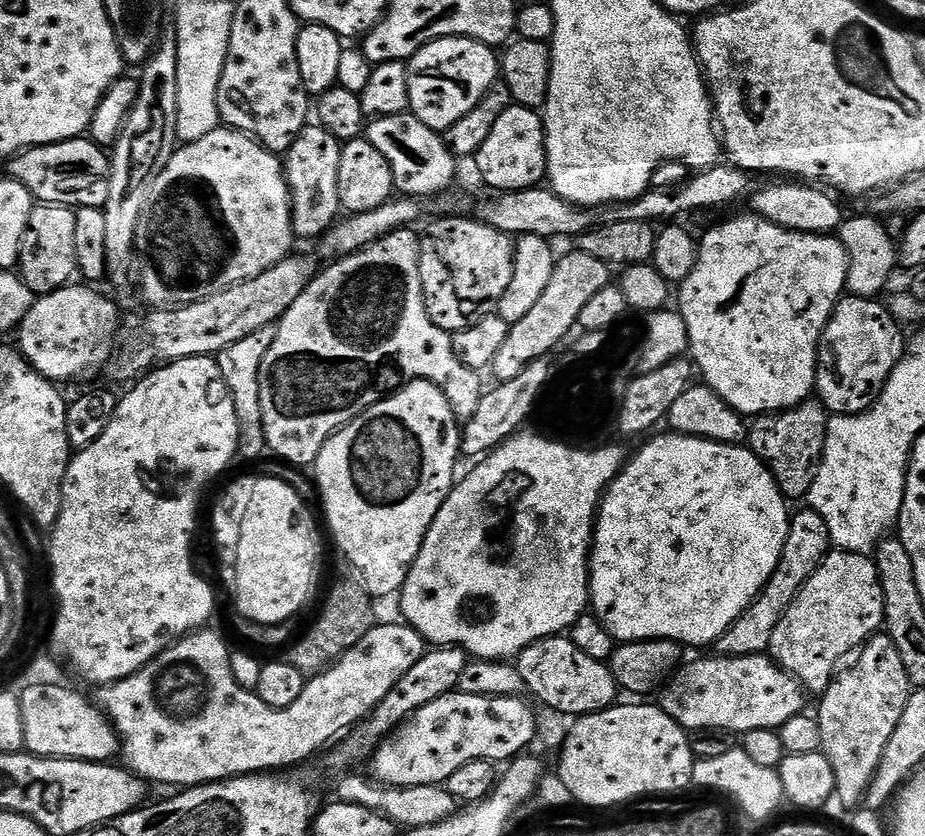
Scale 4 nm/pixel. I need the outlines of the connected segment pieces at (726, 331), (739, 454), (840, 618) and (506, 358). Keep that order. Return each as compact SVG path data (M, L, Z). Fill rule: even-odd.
M747 215L738 216L734 220L726 220L710 229L704 237L702 235L699 237L698 262L694 270L690 270L690 278L686 278L678 288L680 292L678 311L680 317L686 322L690 356L694 361L695 371L699 375L700 372L704 375L703 383L713 388L741 416L755 418L797 408L803 400L813 395L816 386L816 357L820 350L820 336L824 333L824 327L830 322L832 312L845 295L848 286L848 251L844 243L835 235L819 236L809 232L792 232L789 228L783 228L774 222L765 220L762 216Z
M653 435L651 437L653 440L649 444L642 445L640 453L633 460L631 457L625 463L616 479L608 485L600 501L600 511L596 513L596 527L592 533L592 550L588 565L590 608L600 619L602 626L606 626L606 630L610 630L610 634L618 642L674 640L683 646L689 646L689 644L712 646L756 601L756 597L767 586L768 579L780 564L780 557L784 555L788 537L790 504L774 482L770 470L766 470L766 466L754 455L751 448L738 444L719 444L713 440L703 440L693 436L667 435Z
M832 550L802 586L782 622L774 626L768 652L809 693L823 694L837 675L836 663L843 656L851 657L884 627L884 591L875 563L857 552Z
M573 250L559 257L554 270L554 278L550 278L550 286L542 293L535 304L519 322L514 322L506 334L506 342L502 350L494 356L490 375L499 383L510 382L518 374L522 374L527 367L538 358L555 353L555 348L567 338L580 323L582 309L588 305L590 298L598 294L606 285L613 283L613 269L598 258L590 254Z

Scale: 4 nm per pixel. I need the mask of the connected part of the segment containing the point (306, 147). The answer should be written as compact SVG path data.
M312 122L304 127L283 157L284 176L292 195L292 231L297 237L323 237L337 223L342 209L338 202L338 162L342 162L342 141L330 130Z

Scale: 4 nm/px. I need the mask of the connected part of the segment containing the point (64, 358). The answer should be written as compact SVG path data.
M73 282L45 296L36 296L29 313L22 318L19 327L16 328L14 337L20 353L42 378L53 382L92 380L103 368L105 371L106 365L111 361L118 344L118 333L122 328L120 308L114 301L107 300L102 293L95 292L92 288L95 287L84 282Z

